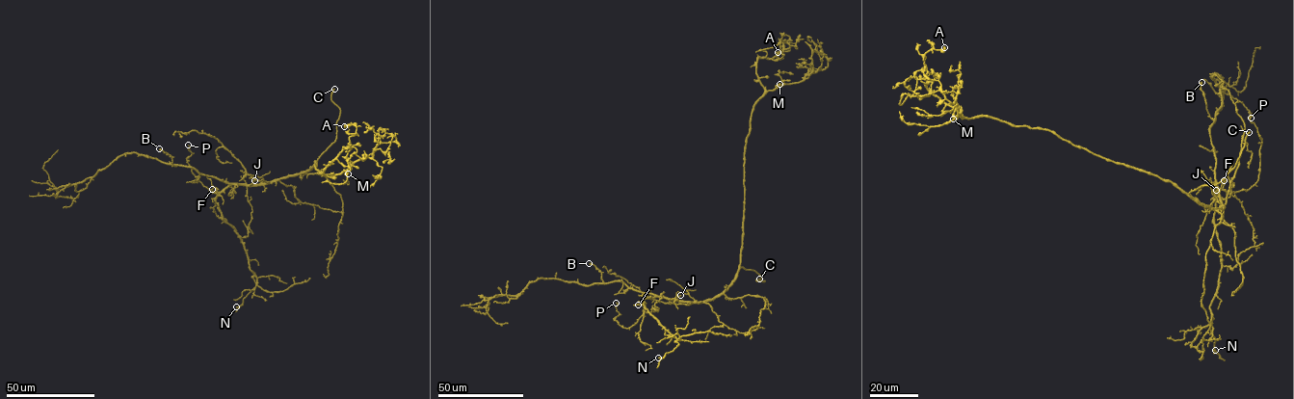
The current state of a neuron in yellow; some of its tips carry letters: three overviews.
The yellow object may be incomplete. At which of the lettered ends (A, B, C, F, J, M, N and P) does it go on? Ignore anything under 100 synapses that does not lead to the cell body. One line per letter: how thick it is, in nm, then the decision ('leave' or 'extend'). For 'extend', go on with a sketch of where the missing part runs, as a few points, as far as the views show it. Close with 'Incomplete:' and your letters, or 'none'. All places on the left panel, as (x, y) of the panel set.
A: 480 nm thick; leave
B: 400 nm thick; leave
C: 280 nm thick; extend; missing branch runs (334, 89), (338, 80), (324, 71)
F: 100 nm thick; leave
J: 80 nm thick; leave
M: 440 nm thick; leave
N: 100 nm thick; leave
P: 120 nm thick; leave
Incomplete: C

